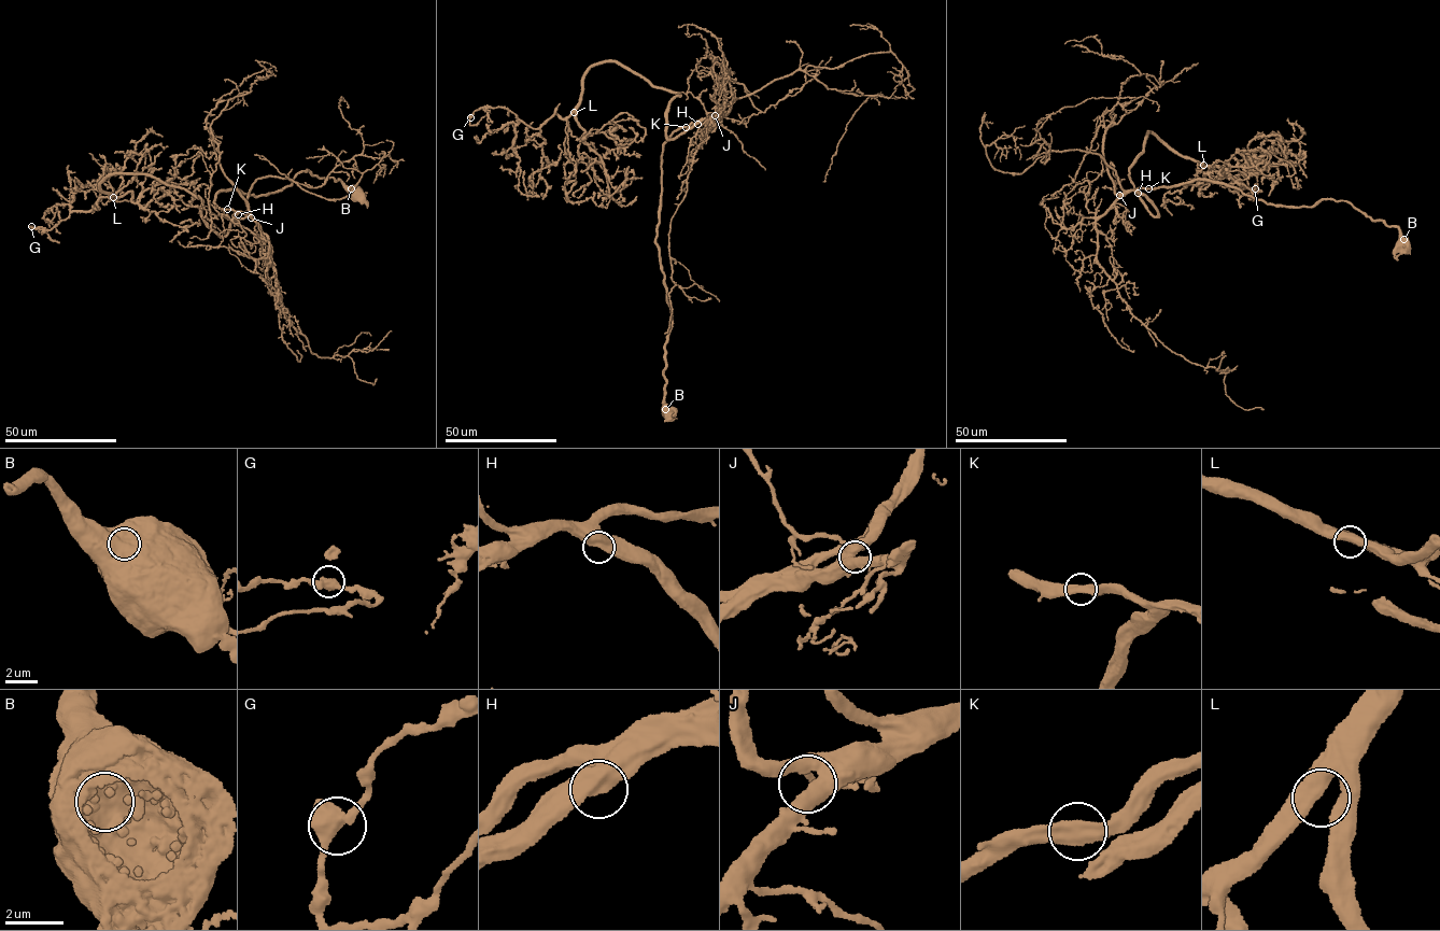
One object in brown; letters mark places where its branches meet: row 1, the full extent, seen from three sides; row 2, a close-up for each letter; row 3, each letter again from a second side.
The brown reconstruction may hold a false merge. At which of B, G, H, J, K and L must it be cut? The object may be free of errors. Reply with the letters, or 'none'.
none

